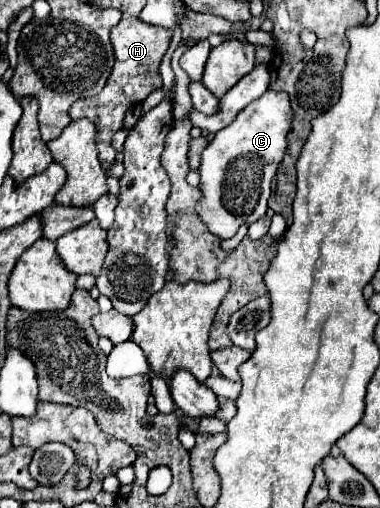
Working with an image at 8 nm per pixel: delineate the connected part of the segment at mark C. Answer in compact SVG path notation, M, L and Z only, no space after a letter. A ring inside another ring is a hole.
M266 90L264 96L248 104L232 124L216 132L216 136L210 140L210 144L202 152L202 166L200 166L200 190L202 200L196 204L196 210L208 230L220 238L232 238L236 230L242 224L252 224L258 218L266 214L266 204L270 198L270 182L278 170L278 164L284 158L284 152L288 148L288 132L292 130L292 108L286 92L274 92Z

